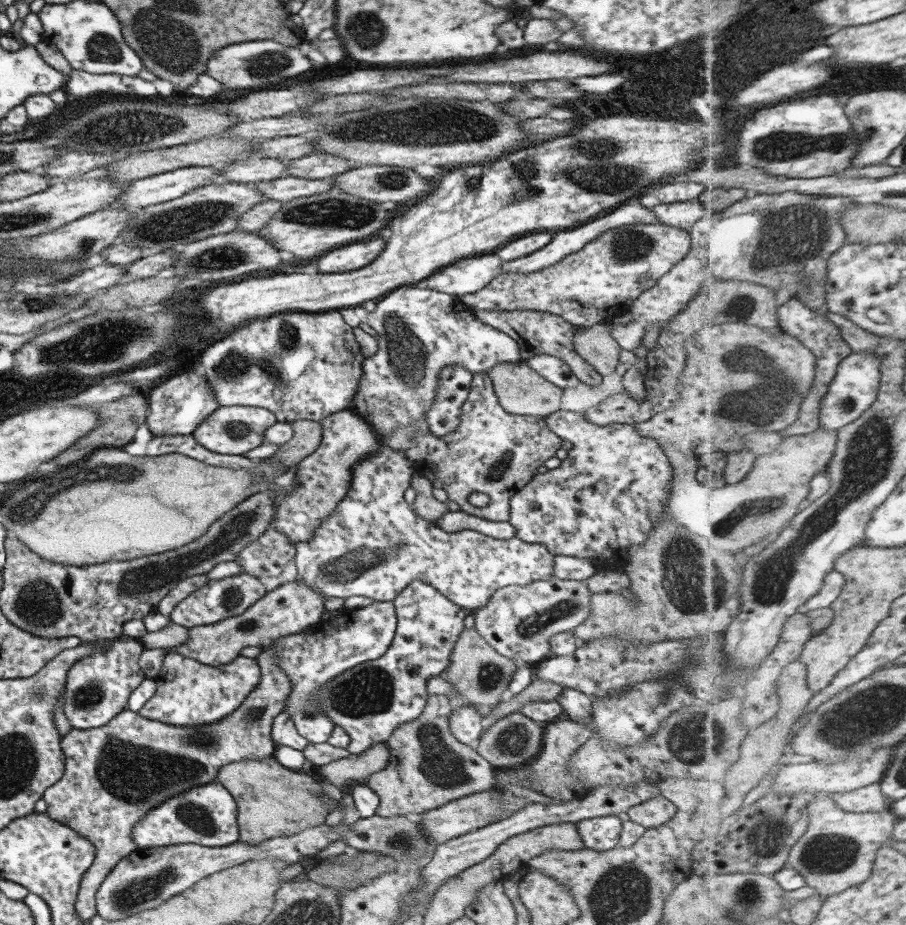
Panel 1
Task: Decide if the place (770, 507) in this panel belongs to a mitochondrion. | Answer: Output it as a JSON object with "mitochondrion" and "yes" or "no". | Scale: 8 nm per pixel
{"mitochondrion":"yes"}

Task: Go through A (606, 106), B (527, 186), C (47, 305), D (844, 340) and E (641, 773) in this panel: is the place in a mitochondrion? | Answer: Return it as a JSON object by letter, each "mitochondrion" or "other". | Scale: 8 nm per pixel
{"A":"other","B":"mitochondrion","C":"mitochondrion","D":"other","E":"other"}

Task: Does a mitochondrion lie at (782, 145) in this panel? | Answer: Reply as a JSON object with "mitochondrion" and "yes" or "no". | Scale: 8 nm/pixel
{"mitochondrion":"yes"}

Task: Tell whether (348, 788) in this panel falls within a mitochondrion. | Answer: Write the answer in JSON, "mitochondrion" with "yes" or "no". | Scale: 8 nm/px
{"mitochondrion":"no"}

